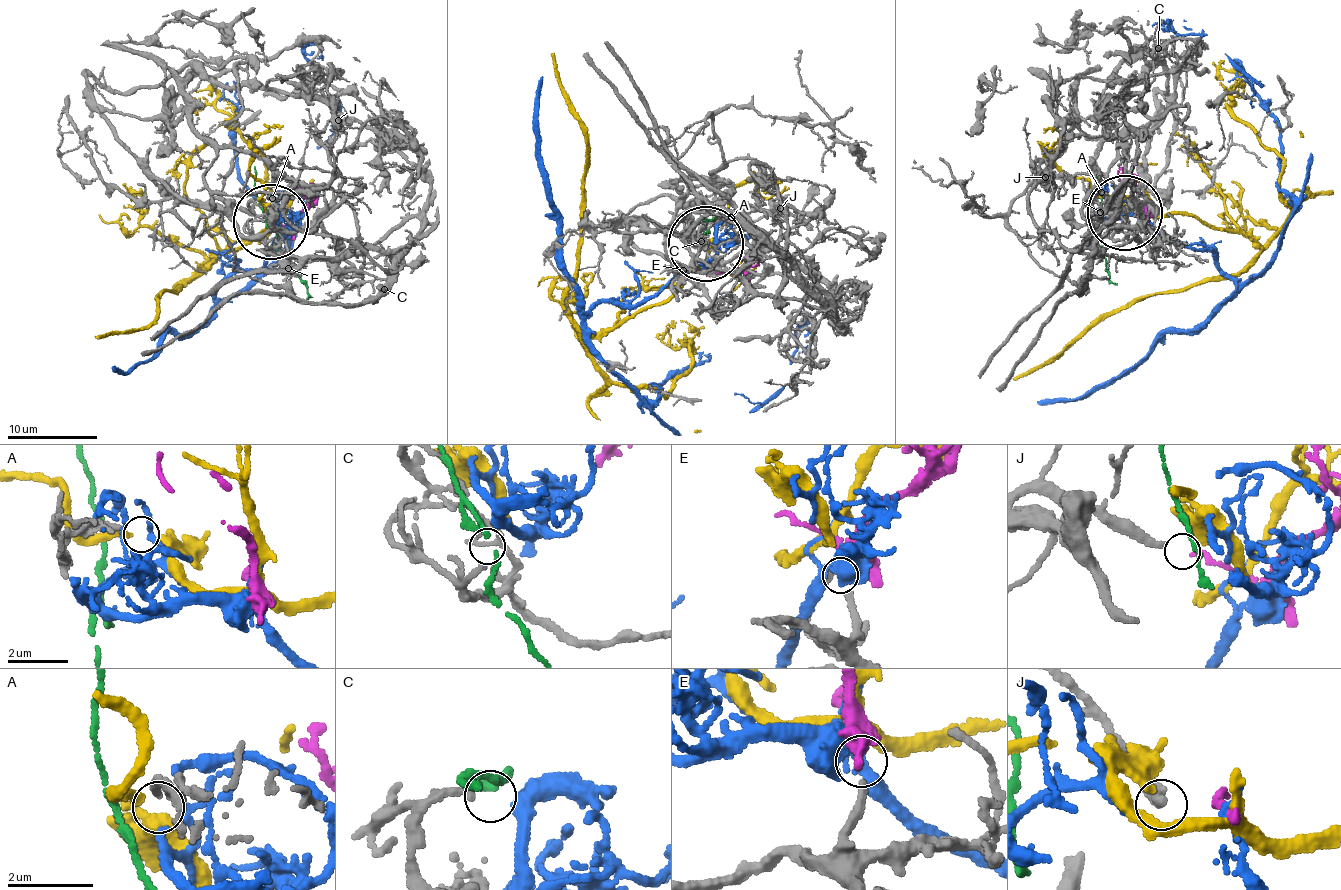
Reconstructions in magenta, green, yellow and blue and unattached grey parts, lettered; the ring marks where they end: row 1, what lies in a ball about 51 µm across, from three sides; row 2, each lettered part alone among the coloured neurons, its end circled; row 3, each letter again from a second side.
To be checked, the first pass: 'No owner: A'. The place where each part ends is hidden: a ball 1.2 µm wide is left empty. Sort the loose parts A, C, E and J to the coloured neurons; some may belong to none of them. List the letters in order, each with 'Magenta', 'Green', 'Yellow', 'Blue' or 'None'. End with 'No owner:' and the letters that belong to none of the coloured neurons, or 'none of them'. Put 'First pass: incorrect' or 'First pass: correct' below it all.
A: Blue
C: Green
E: Magenta
J: None
No owner: J
First pass: incorrect

